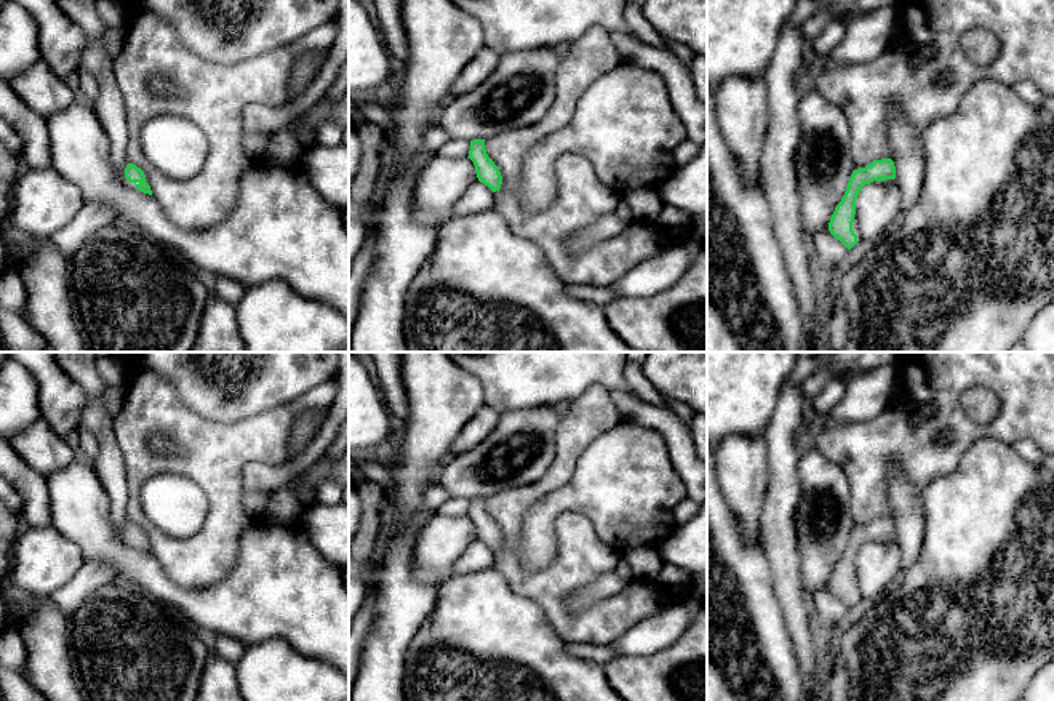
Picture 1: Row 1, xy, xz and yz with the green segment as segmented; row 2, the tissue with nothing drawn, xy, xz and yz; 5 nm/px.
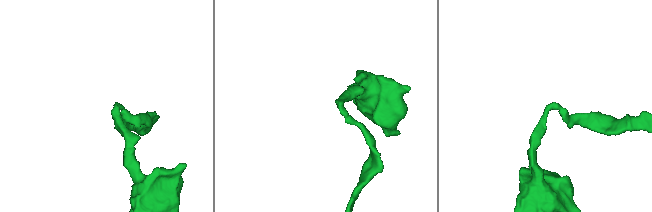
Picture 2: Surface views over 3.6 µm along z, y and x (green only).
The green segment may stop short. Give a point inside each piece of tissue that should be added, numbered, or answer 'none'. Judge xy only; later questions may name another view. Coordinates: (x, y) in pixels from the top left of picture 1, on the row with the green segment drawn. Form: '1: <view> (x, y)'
none

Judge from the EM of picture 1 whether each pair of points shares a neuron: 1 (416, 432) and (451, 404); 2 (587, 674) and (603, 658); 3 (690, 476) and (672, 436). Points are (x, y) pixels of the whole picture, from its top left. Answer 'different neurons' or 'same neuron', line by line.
1: same neuron
2: different neurons
3: same neuron

